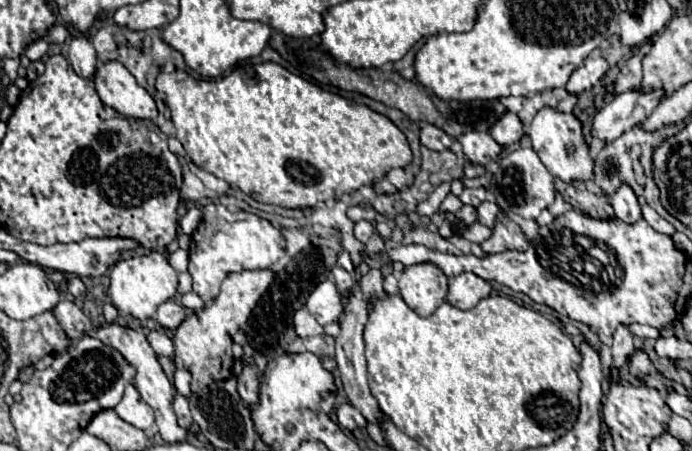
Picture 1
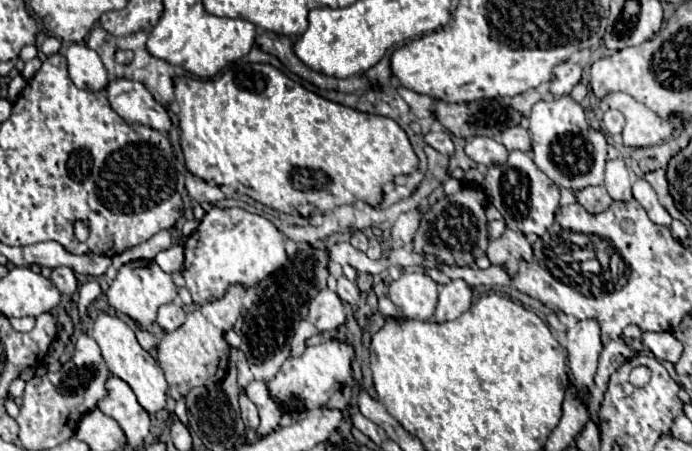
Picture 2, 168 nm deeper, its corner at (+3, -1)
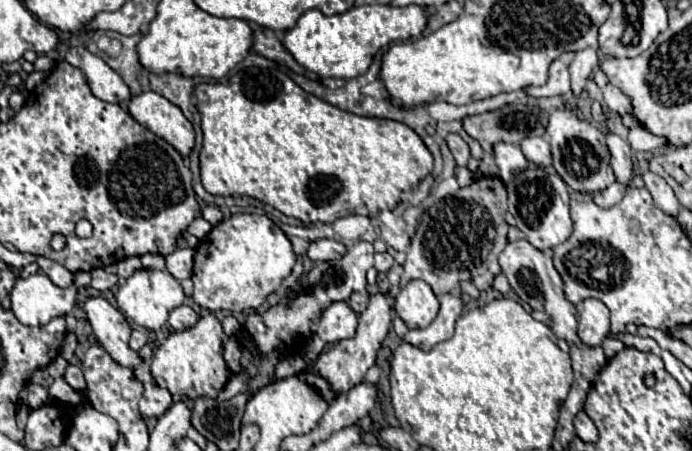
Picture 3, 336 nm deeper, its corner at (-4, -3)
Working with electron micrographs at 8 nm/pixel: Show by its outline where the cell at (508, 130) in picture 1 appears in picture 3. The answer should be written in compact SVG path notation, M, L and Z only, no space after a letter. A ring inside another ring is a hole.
M526 137L520 141L520 149L522 149L524 157L530 163L536 163L538 167L548 167L552 163L550 143L546 137Z

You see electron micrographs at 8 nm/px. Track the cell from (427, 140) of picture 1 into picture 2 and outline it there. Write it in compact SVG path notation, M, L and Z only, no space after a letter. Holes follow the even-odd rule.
M431 131L425 135L425 141L439 153L445 153L445 155L453 155L455 147L453 147L453 141L451 141L451 135L447 131Z

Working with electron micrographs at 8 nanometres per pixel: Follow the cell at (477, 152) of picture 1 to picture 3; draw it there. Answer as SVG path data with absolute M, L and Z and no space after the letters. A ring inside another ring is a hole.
M498 143L492 147L492 153L494 153L494 161L500 169L500 177L504 181L512 181L520 171L524 171L528 167L528 161L518 145Z

